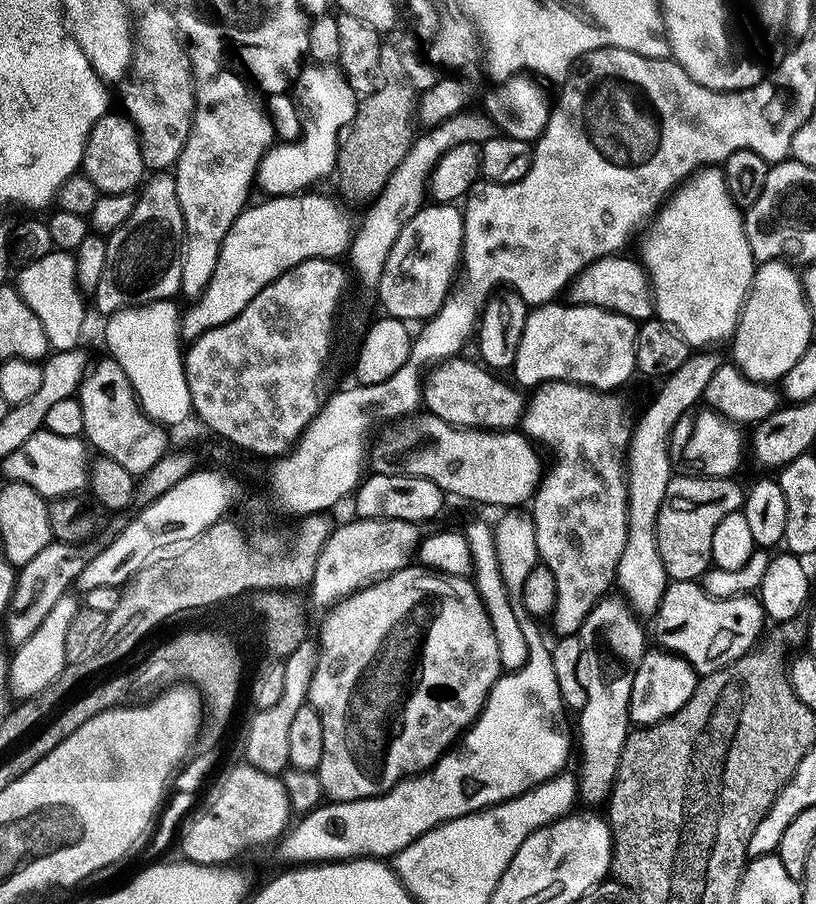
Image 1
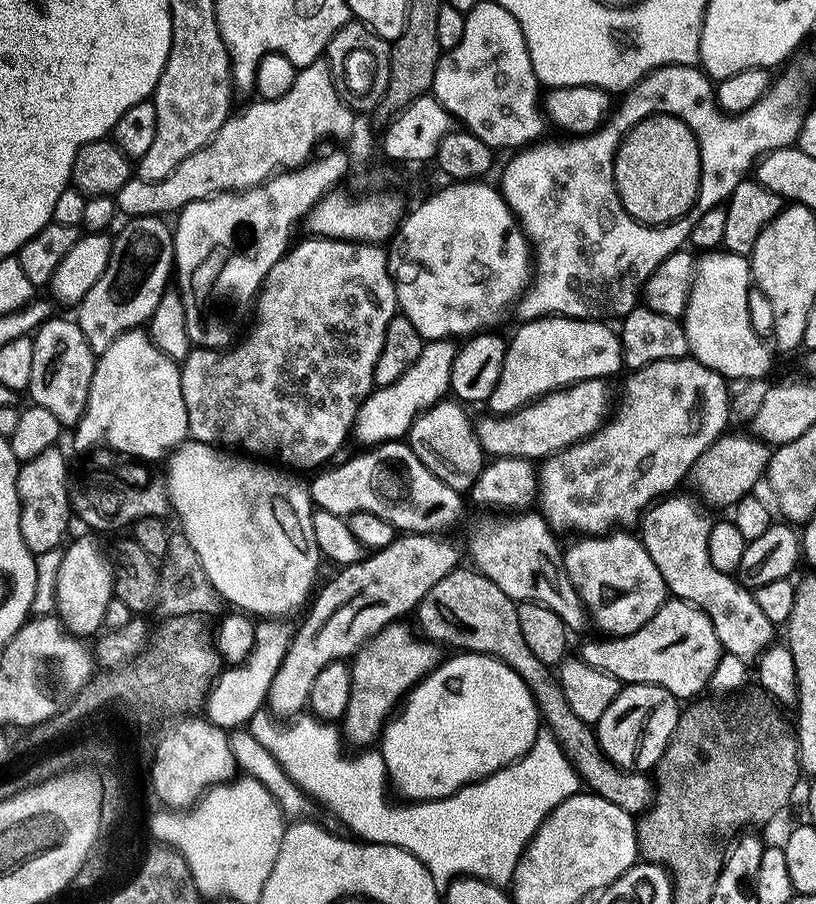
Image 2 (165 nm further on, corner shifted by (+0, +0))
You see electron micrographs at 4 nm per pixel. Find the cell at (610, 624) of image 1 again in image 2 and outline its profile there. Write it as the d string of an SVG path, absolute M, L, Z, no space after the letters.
M616 530L606 536L577 539L577 544L564 554L568 577L588 607L591 623L595 627L597 624L608 638L629 636L642 630L670 596L662 570L654 566L654 558L650 558L643 539L628 532L631 531Z

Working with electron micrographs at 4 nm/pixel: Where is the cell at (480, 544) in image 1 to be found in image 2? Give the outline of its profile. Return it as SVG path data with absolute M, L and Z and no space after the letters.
M445 398L418 417L406 439L426 470L461 494L471 493L486 467L486 453L476 433L473 417L468 417L468 412L465 405Z

